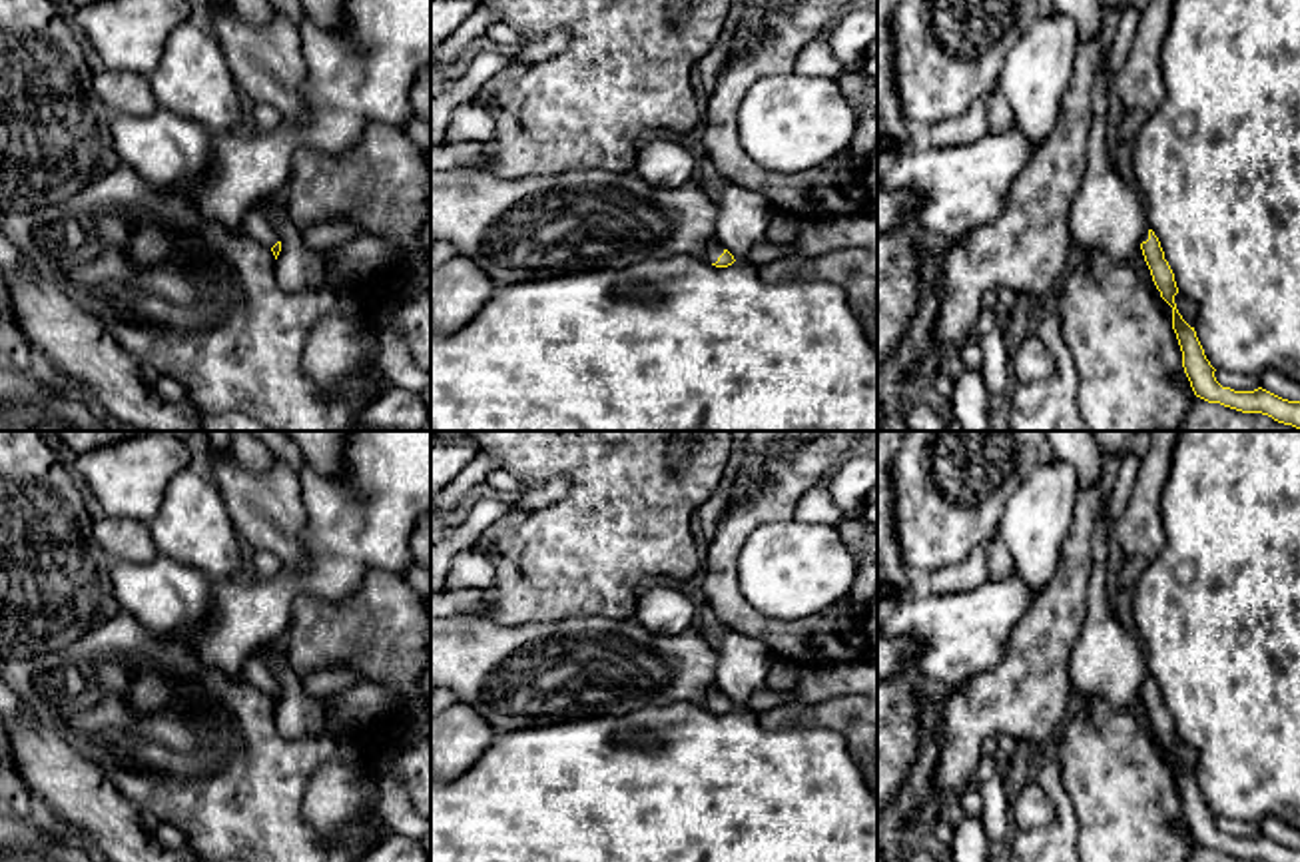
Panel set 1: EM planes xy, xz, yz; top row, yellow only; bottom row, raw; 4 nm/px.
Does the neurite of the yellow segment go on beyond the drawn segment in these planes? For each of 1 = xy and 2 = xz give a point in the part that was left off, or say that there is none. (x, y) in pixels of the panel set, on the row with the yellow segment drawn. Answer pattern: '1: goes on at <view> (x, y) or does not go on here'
1: goes on at xy (256, 224)
2: goes on at xz (714, 250)

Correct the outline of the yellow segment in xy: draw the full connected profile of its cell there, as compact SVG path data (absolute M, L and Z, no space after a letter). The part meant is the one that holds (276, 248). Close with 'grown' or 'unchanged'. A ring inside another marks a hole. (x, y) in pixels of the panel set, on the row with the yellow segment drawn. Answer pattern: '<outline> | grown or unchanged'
M251 210L243 223L241 223L243 233L249 237L257 239L265 247L269 247L277 259L281 251L281 241L277 231L273 229L271 221L267 219L267 214L261 210Z | grown

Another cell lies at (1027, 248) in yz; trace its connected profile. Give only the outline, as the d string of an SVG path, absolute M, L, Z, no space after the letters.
M1101 34L1079 38L1055 130L1007 192L1003 212L943 253L929 253L929 275L941 293L933 327L941 347L951 351L969 339L983 301L999 289L1039 301L1067 271L1075 243L1071 206L1087 170L1101 54Z

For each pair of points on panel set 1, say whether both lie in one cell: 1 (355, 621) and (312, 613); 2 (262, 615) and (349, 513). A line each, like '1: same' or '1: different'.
1: same
2: same

